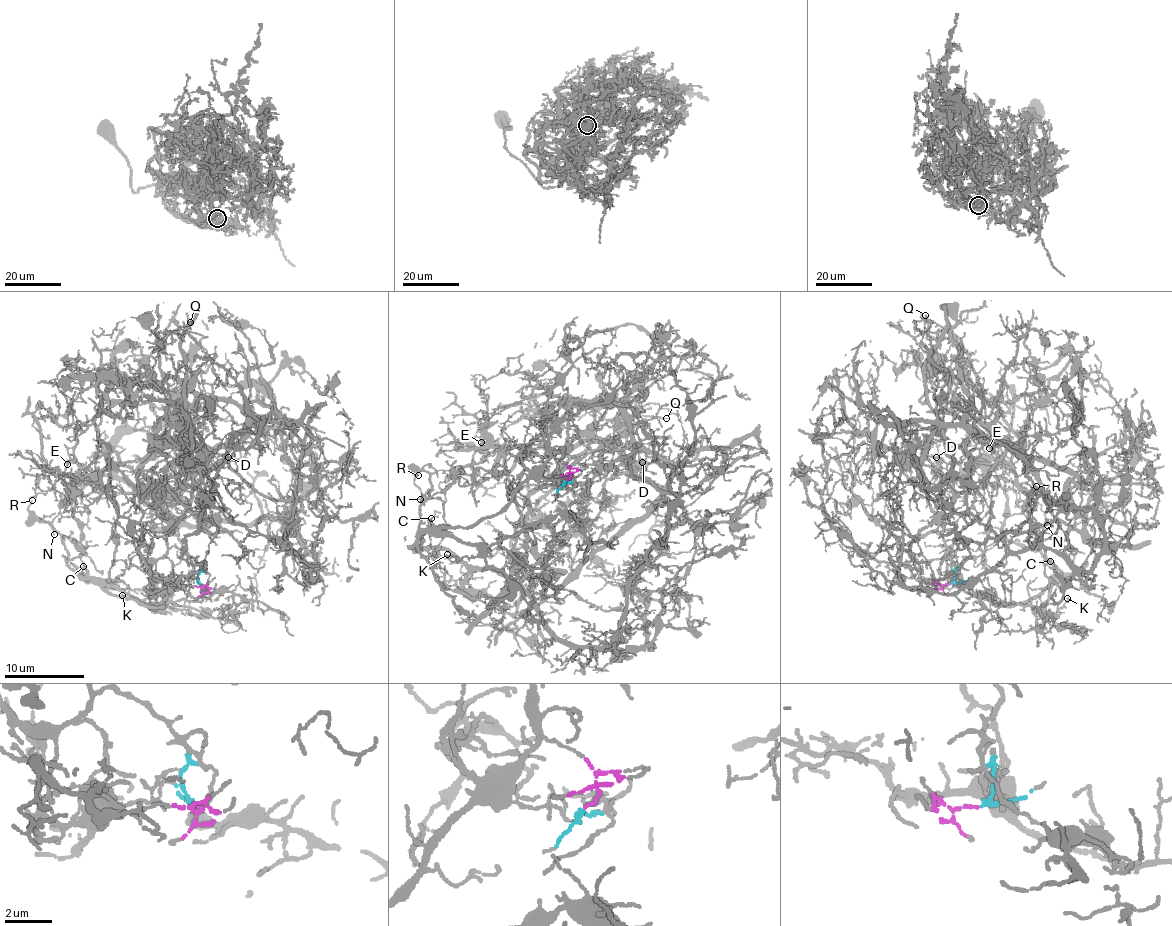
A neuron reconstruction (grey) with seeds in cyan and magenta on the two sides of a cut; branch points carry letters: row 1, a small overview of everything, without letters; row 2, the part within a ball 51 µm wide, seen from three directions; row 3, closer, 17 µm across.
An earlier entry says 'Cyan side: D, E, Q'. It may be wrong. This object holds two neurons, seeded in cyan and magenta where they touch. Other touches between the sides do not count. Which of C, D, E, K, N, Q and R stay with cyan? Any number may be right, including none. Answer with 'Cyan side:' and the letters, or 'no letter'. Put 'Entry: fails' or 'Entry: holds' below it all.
Cyan side: D, E, Q
Entry: holds

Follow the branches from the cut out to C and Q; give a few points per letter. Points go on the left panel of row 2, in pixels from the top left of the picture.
C: (202, 586), (175, 586), (158, 606), (142, 606), (131, 598), (107, 594), (87, 577), (83, 566)
Q: (202, 586), (200, 565), (167, 545), (146, 488), (210, 468), (251, 421), (160, 368), (158, 342), (190, 322)

